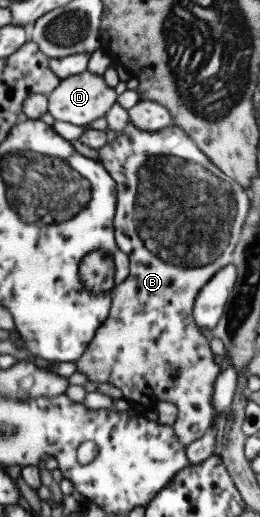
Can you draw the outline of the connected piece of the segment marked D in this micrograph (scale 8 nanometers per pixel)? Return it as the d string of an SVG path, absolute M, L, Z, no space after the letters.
M89 70L82 71L77 75L63 78L59 85L51 91L49 97L45 97L48 111L57 121L65 121L73 125L89 125L95 119L105 117L112 105L117 102L118 95L112 87L105 84L103 76L92 73Z

